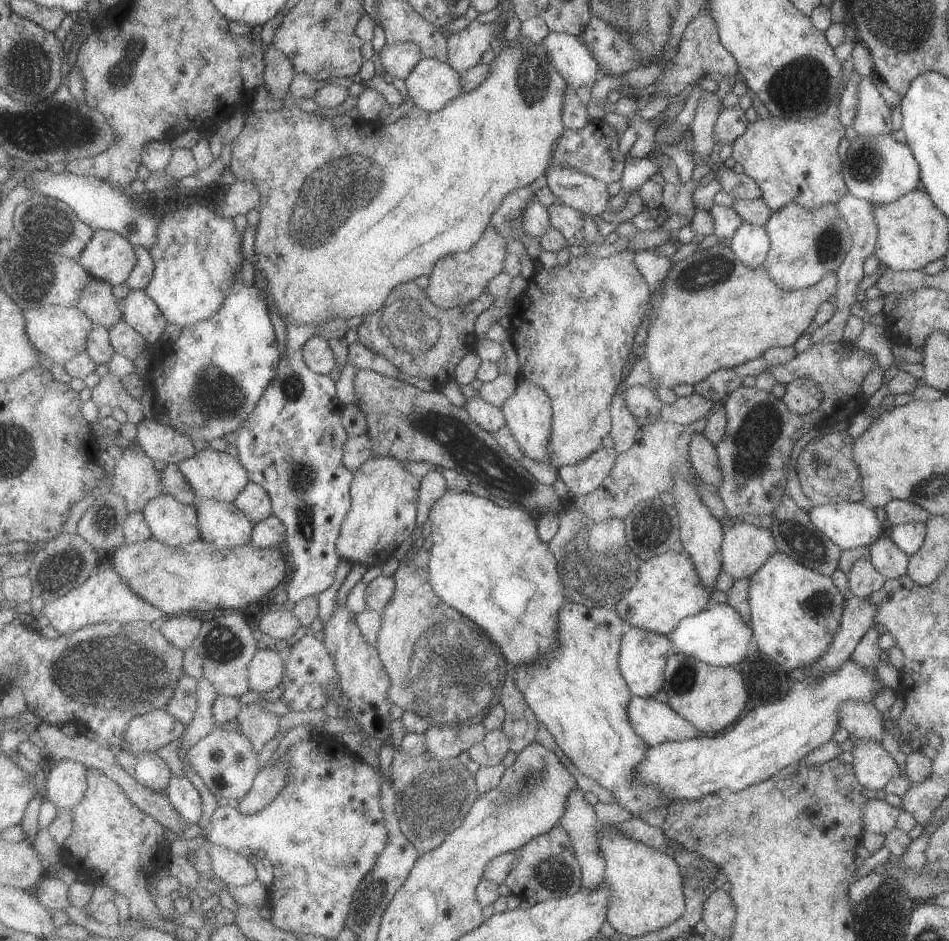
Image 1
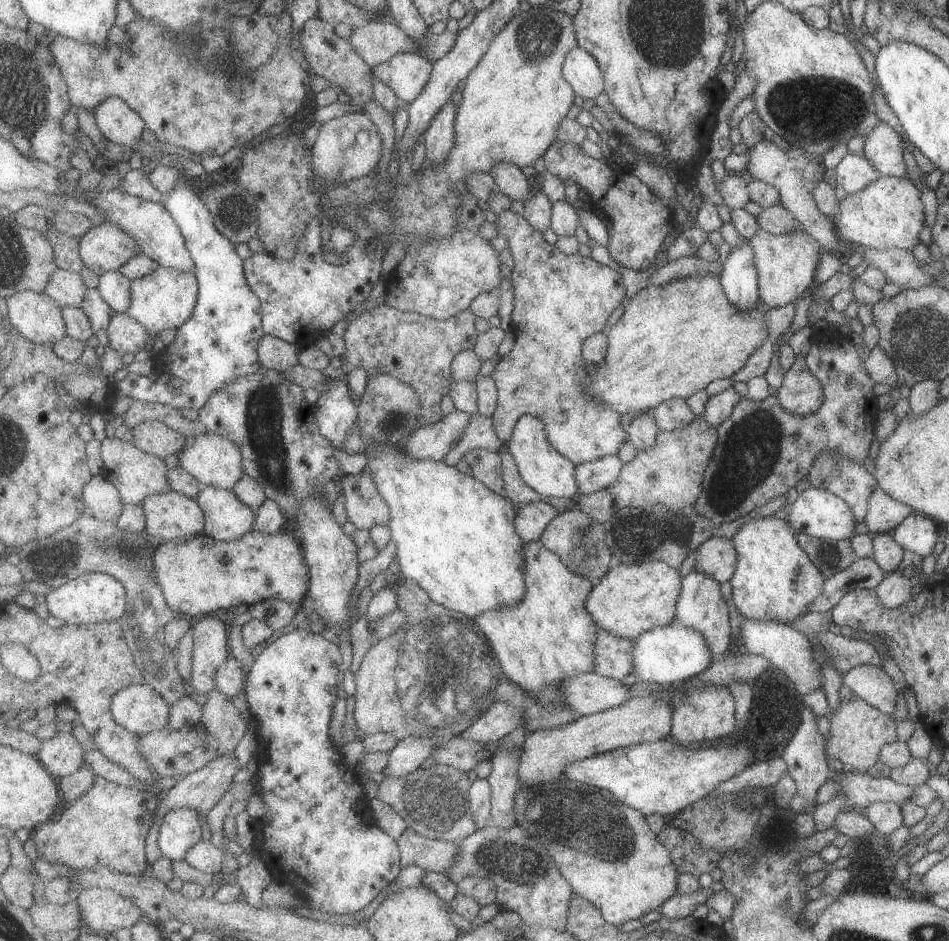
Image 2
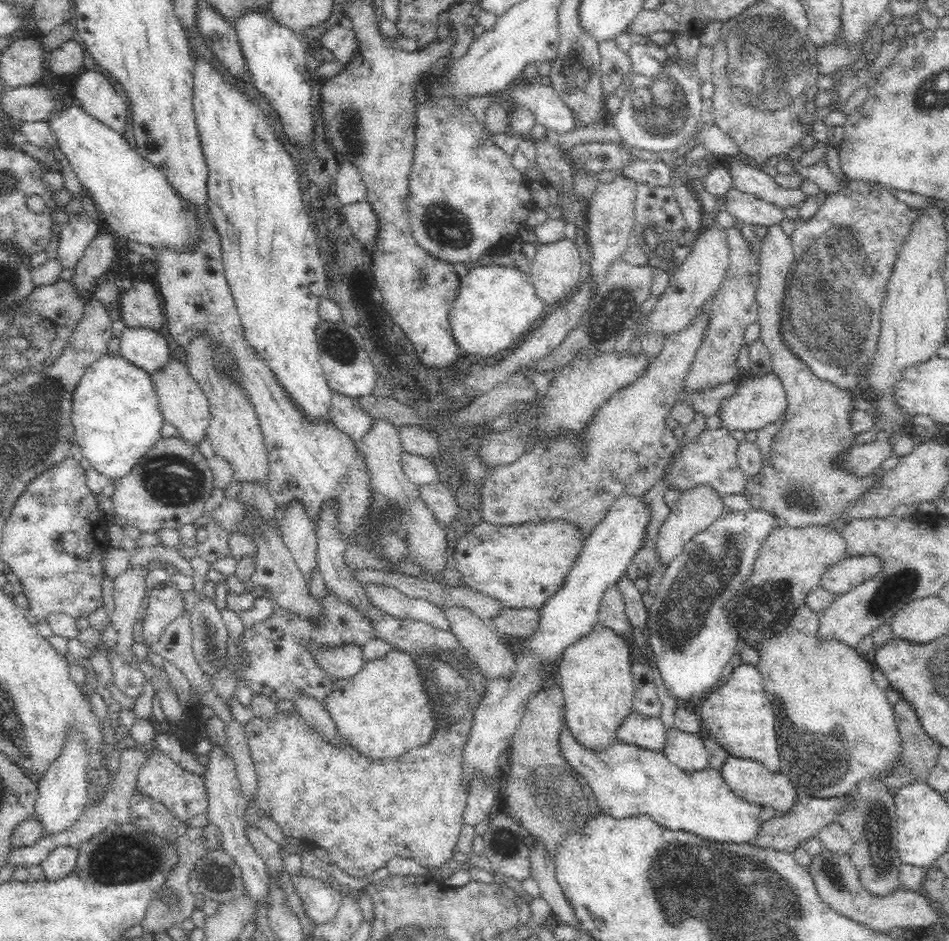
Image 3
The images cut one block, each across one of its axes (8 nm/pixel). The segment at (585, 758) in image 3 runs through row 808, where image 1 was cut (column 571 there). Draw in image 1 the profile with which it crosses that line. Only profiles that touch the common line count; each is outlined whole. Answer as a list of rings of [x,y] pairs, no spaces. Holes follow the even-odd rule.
[[[571,600],[561,613],[561,644],[547,656],[546,661],[517,667],[517,683],[538,718],[582,774],[610,790],[616,803],[638,817],[646,810],[668,808],[670,803],[677,800],[665,796],[659,788],[637,781],[637,767],[645,759],[649,745],[635,731],[629,719],[628,708],[633,694],[619,667],[619,652],[626,628],[626,622],[615,609],[589,607]]]

